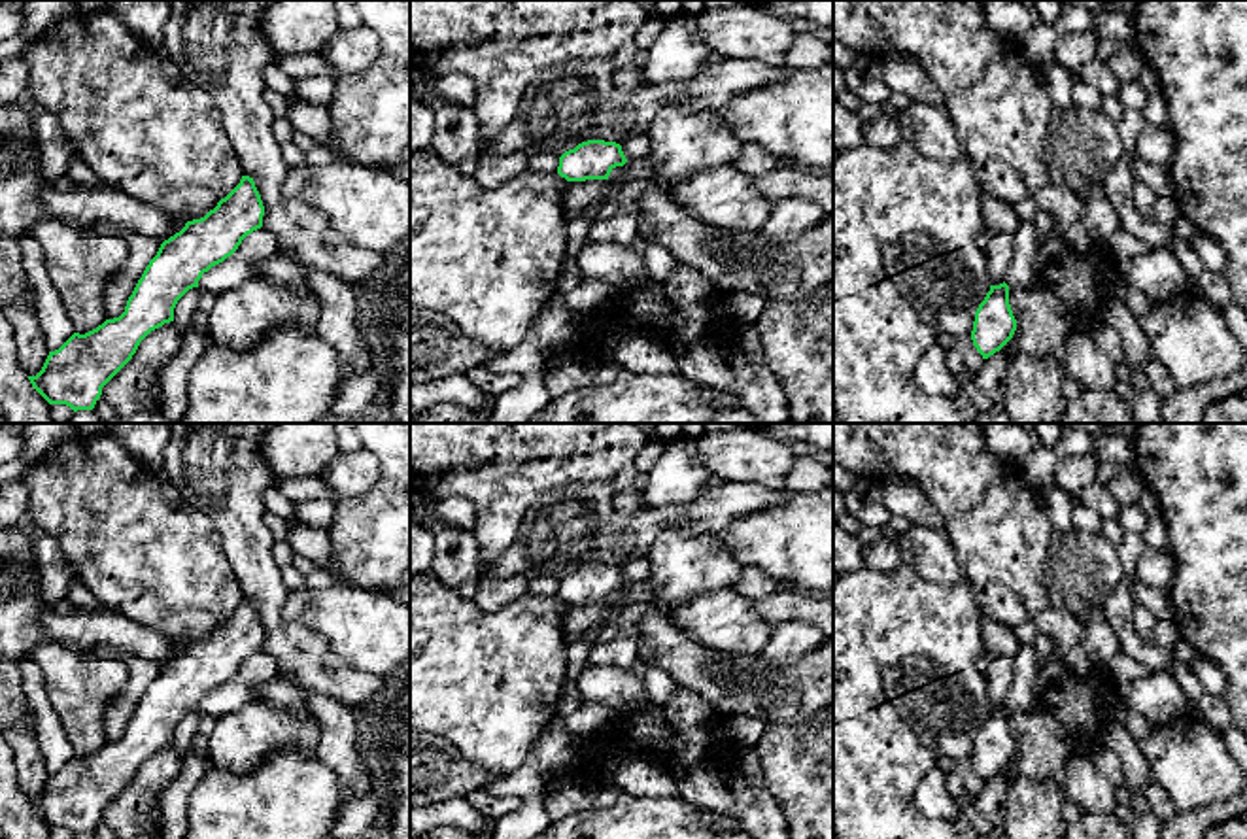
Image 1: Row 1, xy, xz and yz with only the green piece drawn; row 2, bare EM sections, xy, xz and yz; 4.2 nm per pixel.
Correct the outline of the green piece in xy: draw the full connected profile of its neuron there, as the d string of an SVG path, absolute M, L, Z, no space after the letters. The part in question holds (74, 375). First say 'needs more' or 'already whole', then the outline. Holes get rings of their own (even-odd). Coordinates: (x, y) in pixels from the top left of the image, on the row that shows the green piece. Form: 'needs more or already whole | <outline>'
already whole | M242 176L240 183L214 210L200 219L187 221L179 232L161 244L119 317L106 319L85 334L74 333L59 350L49 351L42 370L28 376L32 387L49 404L66 404L74 412L93 410L102 387L132 359L140 342L151 331L174 321L178 300L189 289L198 287L204 272L231 257L248 234L261 229L263 215L265 206L253 178Z

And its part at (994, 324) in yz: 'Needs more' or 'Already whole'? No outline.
Already whole

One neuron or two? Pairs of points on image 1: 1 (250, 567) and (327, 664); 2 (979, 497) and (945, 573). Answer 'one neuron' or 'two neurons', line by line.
1: one neuron
2: two neurons

